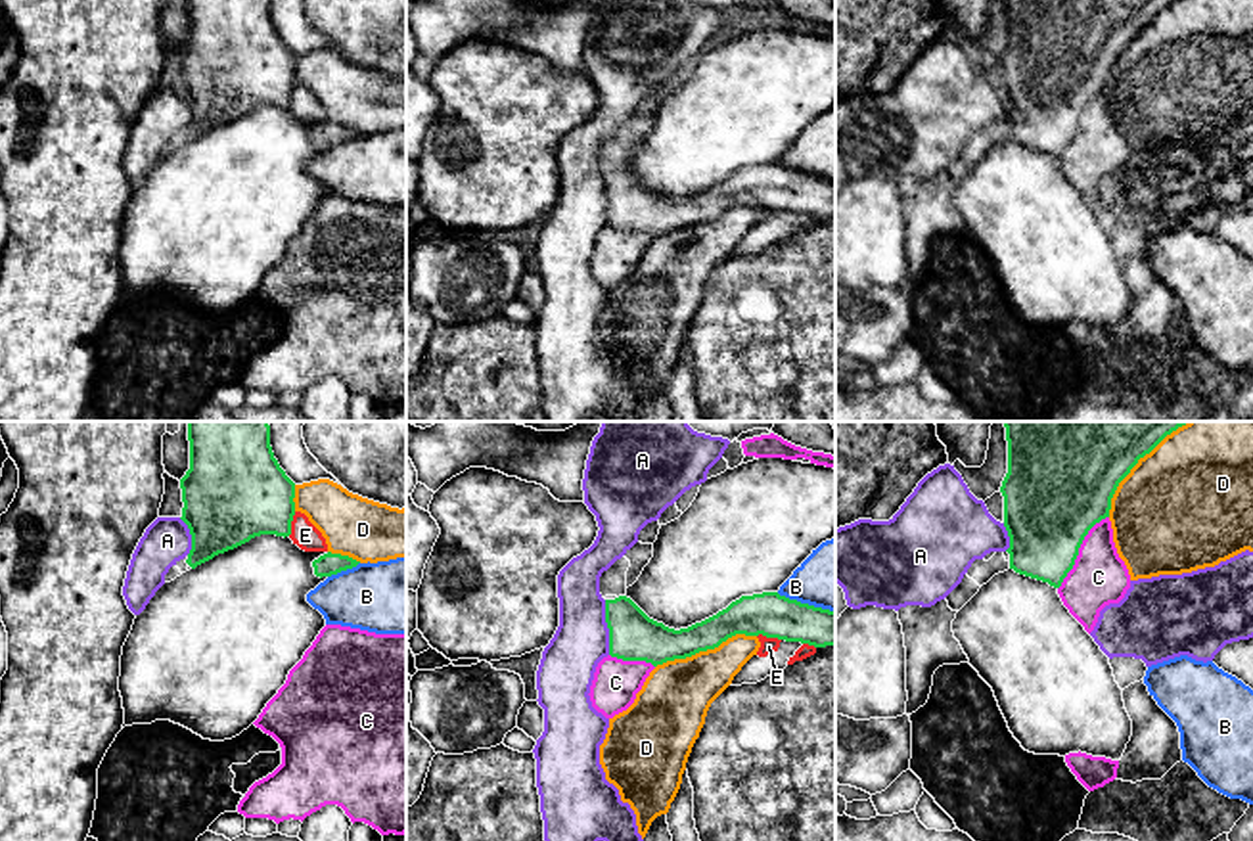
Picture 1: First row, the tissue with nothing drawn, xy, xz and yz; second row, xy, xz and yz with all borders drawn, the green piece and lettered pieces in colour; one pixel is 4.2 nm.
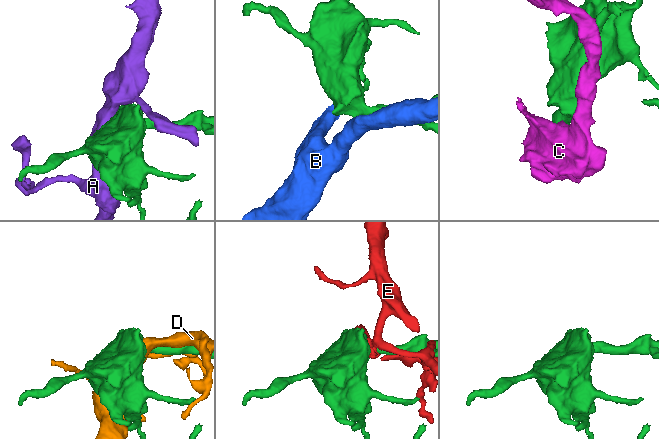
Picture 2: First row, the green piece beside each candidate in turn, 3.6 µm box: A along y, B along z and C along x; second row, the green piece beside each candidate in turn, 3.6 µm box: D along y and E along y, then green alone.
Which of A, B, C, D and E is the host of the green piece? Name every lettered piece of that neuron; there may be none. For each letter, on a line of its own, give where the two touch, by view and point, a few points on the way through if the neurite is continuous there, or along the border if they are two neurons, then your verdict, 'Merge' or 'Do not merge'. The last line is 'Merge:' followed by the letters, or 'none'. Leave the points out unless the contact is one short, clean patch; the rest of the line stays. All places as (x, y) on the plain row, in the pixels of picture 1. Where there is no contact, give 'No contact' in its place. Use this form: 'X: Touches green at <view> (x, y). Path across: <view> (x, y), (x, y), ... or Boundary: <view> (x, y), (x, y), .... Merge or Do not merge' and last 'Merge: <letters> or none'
A: Touches green at xz (608, 198). Do not merge
B: Touches green at xy (343, 140). Do not merge
C: Touches green at yz (1077, 121). Do not merge
D: Touches green at xz (706, 221). Do not merge
E: Touches green at xy (290, 94). Do not merge
Merge: none

